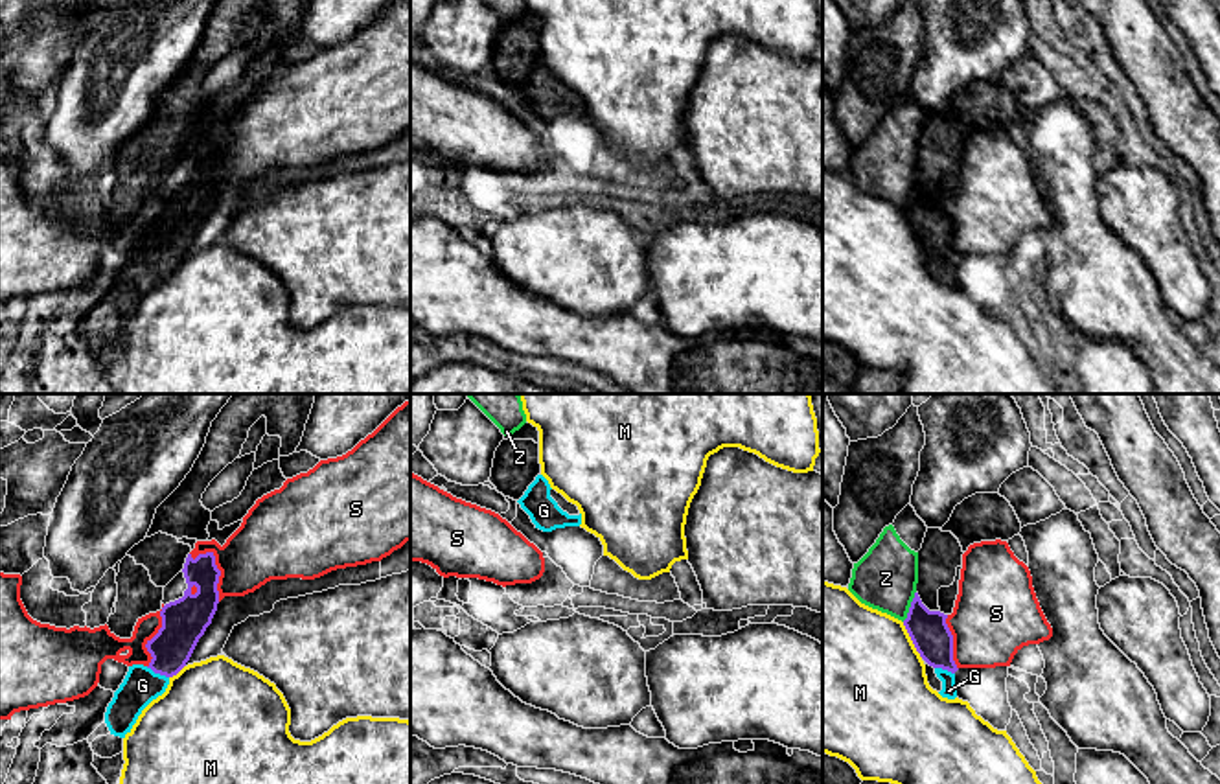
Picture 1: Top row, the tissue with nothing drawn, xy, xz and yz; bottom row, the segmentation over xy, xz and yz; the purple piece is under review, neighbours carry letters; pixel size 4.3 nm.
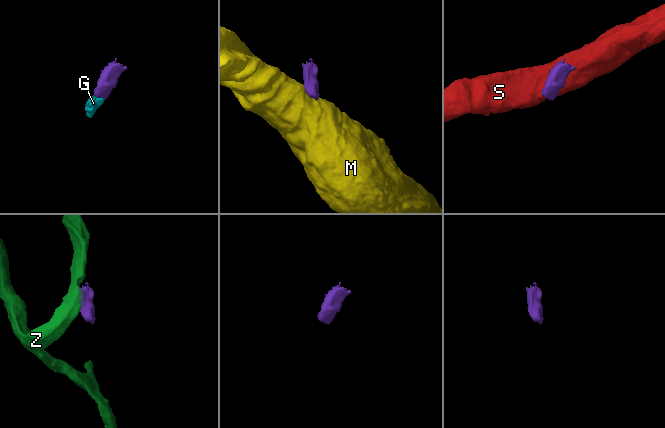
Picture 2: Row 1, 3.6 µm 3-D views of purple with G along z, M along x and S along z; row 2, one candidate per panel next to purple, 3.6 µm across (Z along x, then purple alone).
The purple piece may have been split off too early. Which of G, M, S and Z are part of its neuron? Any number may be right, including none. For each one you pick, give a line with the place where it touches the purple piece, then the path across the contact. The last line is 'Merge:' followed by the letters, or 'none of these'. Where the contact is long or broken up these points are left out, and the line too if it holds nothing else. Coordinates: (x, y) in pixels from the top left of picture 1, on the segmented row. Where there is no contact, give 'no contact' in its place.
G: contact xy (157, 672); way xy (184, 622), (168, 661), (157, 672), (142, 685)
Merge: G

